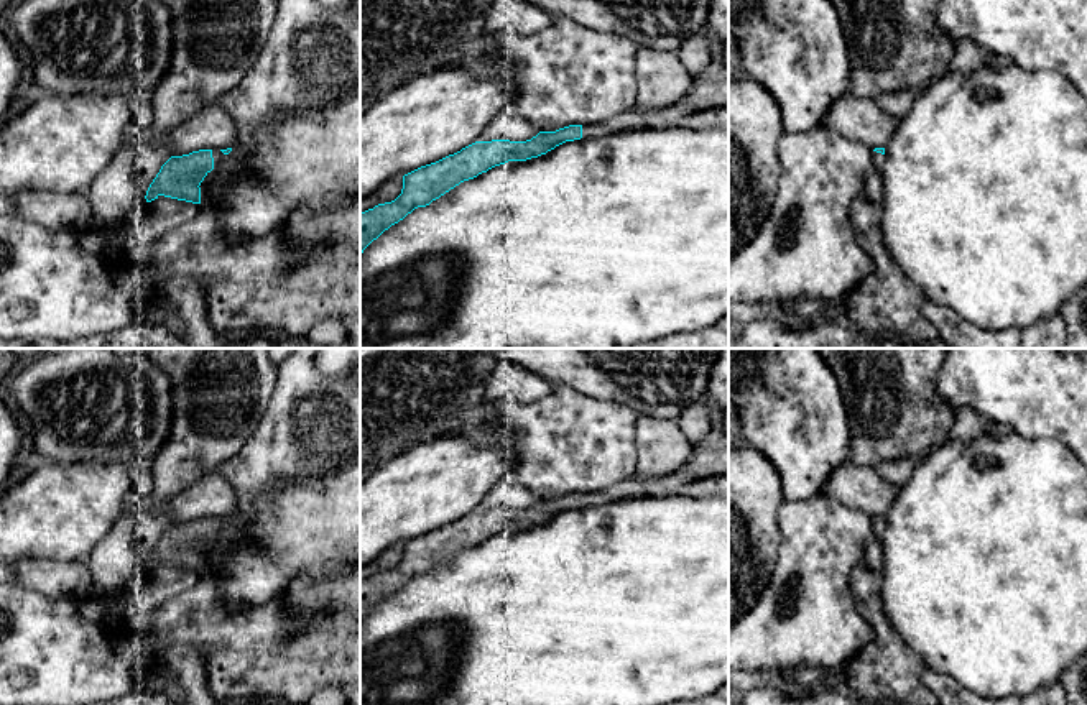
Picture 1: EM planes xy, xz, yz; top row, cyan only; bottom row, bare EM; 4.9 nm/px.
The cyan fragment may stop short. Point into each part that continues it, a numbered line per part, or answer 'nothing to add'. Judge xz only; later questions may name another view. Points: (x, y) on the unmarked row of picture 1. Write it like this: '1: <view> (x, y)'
1: xz (709, 457)

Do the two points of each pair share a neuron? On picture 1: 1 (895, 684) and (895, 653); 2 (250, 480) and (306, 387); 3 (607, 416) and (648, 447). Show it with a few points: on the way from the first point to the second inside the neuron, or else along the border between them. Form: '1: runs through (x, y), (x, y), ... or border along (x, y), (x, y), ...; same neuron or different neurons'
1: runs through (895, 676), (895, 661); same neuron
2: runs through (272, 456), (286, 441), (286, 411), (290, 406); same neuron
3: border along (640, 414), (637, 419), (637, 469), (633, 475); different neurons

